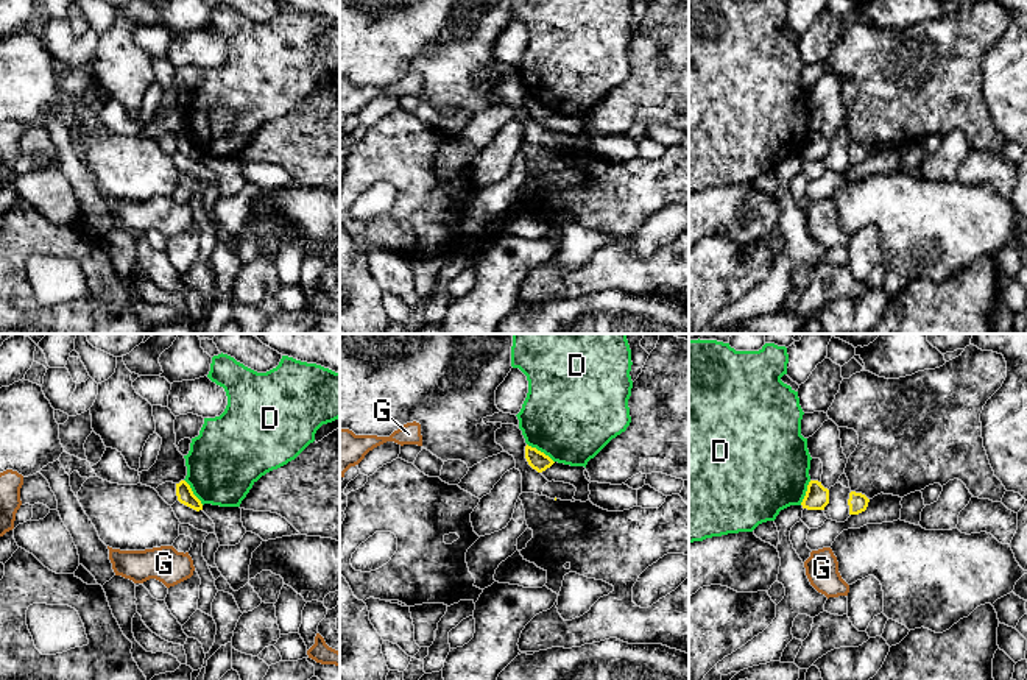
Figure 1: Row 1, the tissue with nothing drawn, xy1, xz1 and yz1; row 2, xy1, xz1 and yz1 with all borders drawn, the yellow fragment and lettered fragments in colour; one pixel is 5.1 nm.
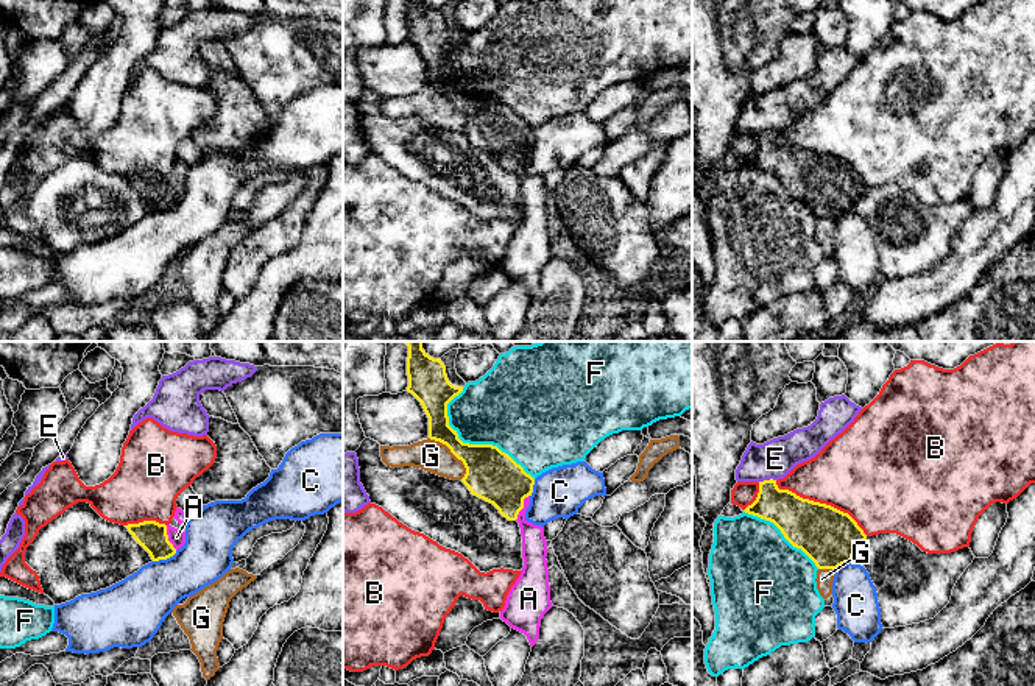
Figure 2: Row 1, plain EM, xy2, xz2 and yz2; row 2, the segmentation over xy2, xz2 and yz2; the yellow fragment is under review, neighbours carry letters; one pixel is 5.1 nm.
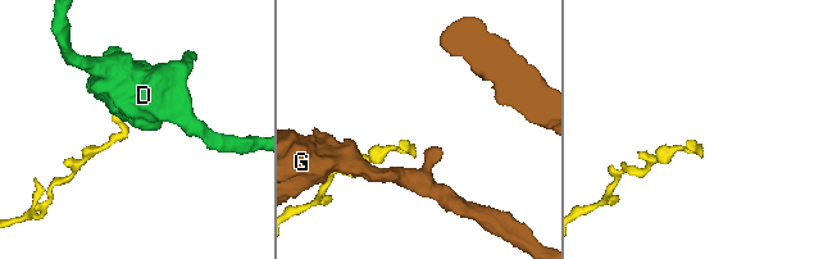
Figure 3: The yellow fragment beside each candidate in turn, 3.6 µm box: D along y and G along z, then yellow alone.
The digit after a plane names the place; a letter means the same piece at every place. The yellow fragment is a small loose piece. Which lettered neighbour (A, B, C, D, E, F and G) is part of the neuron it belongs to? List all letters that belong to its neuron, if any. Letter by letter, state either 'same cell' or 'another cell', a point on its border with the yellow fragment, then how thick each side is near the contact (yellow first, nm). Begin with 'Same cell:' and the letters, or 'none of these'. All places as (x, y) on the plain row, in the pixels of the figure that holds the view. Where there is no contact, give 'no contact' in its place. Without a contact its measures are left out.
Same cell: A
A: same cell; contact xz2 (522, 158); calibres 260 and 130 nm
B: another cell; contact yz2 (819, 153); calibres 300 and 420 nm
C: another cell; contact xy2 (164, 209); calibres 150 and 300 nm
D: another cell; contact xz1 (539, 102); calibres 100 and 480 nm
E: another cell; contact yz2 (767, 131); calibres 220 and 200 nm
F: another cell; contact xz2 (473, 95); calibres 260 and 400 nm
G: another cell; contact xz2 (454, 105); calibres 260 and 160 nm

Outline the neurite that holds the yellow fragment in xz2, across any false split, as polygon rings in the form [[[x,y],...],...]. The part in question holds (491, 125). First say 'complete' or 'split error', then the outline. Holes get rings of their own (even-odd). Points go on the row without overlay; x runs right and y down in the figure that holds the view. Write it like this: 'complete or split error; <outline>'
split error; [[[408,0],[407,27],[407,42],[421,53],[429,69],[429,89],[446,95],[450,103],[463,112],[466,125],[461,133],[468,137],[471,145],[493,154],[508,172],[519,173],[524,218],[507,246],[505,257],[500,262],[500,270],[511,279],[524,284],[533,298],[539,288],[541,270],[553,257],[550,253],[544,178],[535,176],[525,170],[525,161],[530,156],[535,129],[497,97],[469,95],[458,89],[457,81],[449,76],[447,55],[463,42],[463,37],[455,37],[449,33],[446,17],[441,9],[430,8],[424,0]]]

